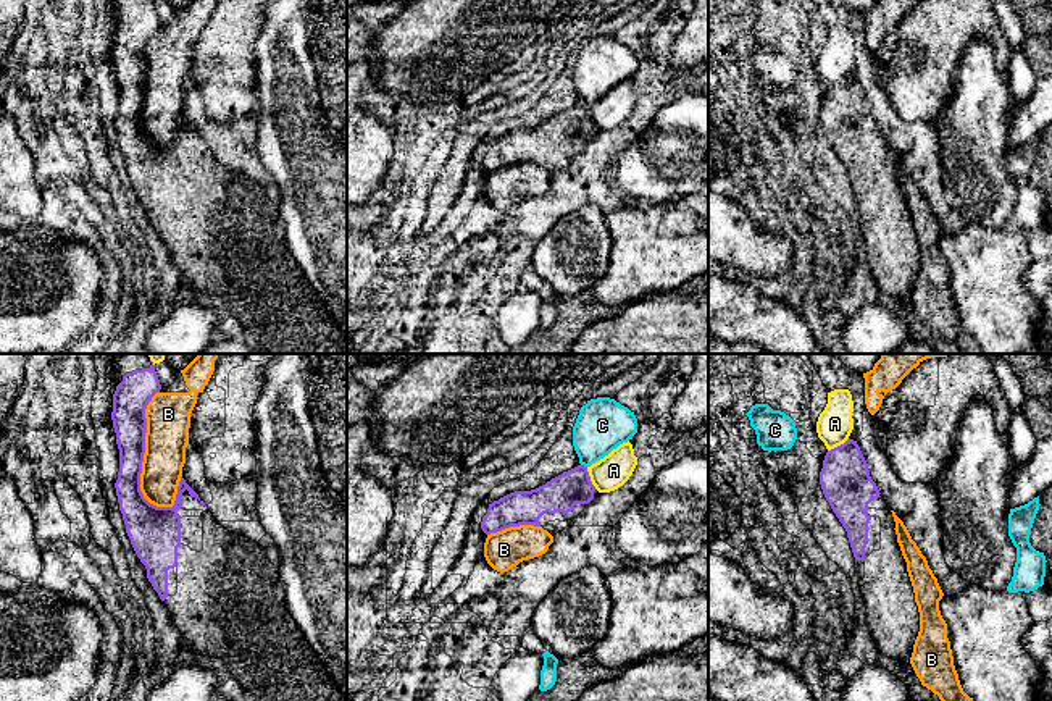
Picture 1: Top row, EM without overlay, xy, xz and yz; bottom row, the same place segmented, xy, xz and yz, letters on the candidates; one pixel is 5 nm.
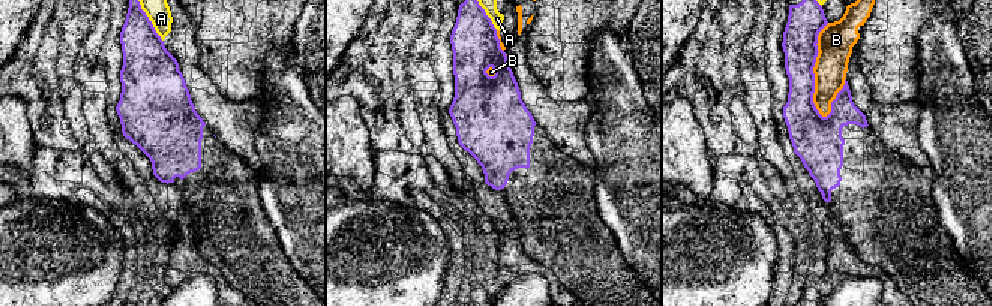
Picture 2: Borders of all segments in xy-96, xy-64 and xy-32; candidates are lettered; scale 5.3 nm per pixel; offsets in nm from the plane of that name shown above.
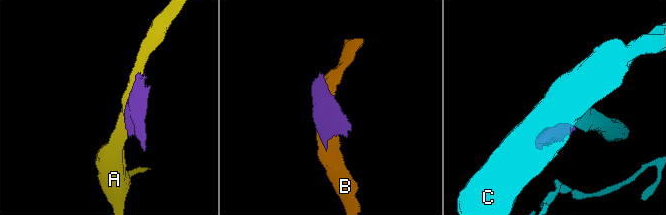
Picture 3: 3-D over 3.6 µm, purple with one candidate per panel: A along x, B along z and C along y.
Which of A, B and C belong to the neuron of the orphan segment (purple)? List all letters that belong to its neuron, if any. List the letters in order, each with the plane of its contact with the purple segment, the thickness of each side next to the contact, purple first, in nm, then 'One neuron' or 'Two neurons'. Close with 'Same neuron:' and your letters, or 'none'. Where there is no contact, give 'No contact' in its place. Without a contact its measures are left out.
A: Touches purple in xz. Thickness 180 nm (purple) against 170 nm. Two neurons
B: Touches purple in xy. Thickness 170 nm (purple) against 220 nm. Two neurons
C: Touches purple in xz. Thickness 180 nm (purple) against 260 nm. Two neurons
Same neuron: none

